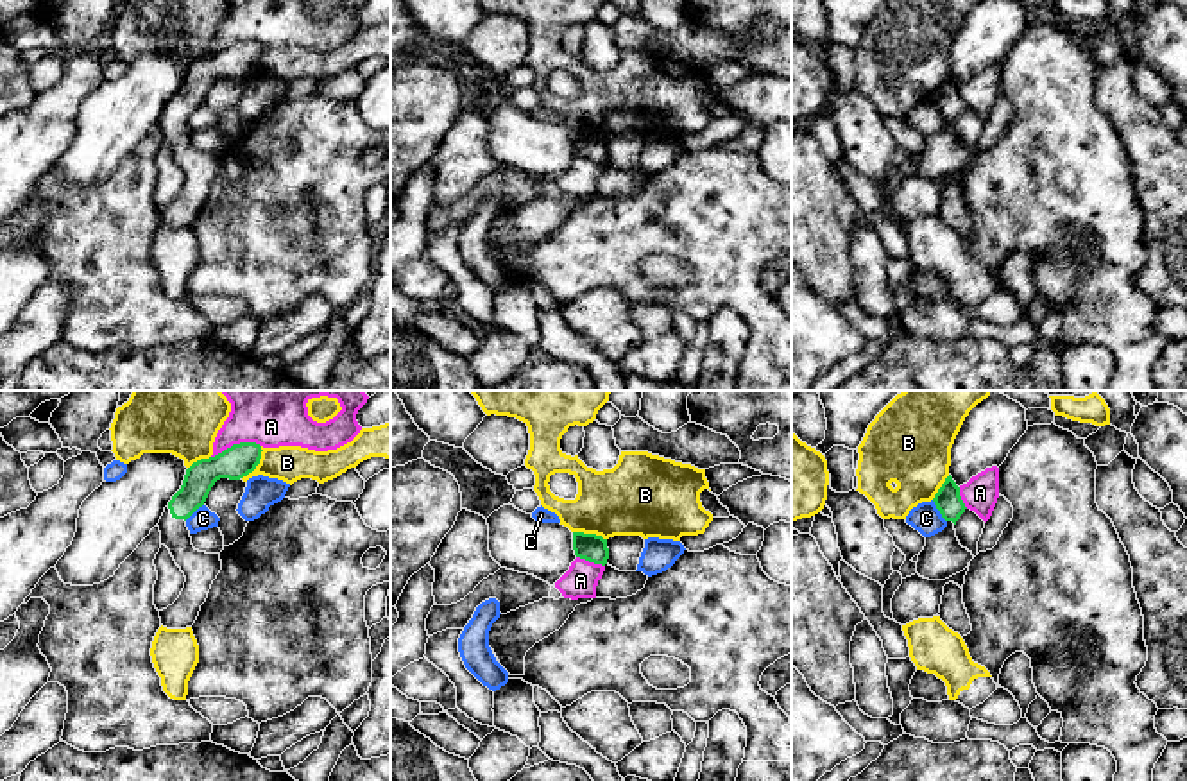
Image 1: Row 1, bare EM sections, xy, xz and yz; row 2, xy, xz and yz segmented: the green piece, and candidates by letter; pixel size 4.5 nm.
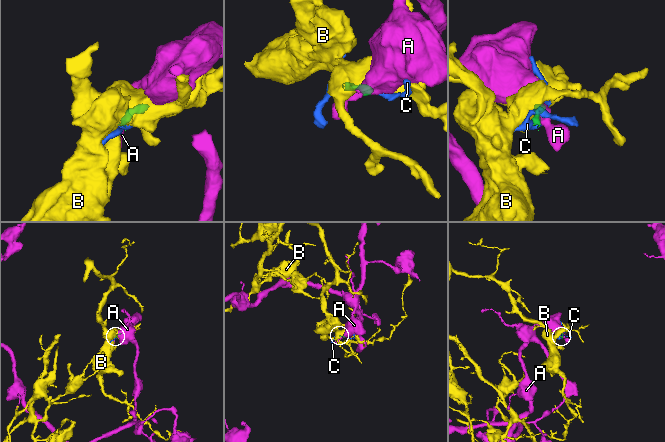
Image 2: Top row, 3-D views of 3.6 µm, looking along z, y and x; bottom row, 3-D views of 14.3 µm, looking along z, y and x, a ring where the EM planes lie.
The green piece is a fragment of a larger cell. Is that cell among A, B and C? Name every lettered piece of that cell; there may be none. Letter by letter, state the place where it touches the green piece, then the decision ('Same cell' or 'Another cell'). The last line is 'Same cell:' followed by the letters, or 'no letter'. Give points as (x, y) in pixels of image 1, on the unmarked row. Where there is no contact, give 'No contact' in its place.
A: Touches green at xy (235, 43). Another cell
B: Touches green at xy (258, 61). Another cell
C: Touches green at yz (939, 108). Another cell
Same cell: no letter

